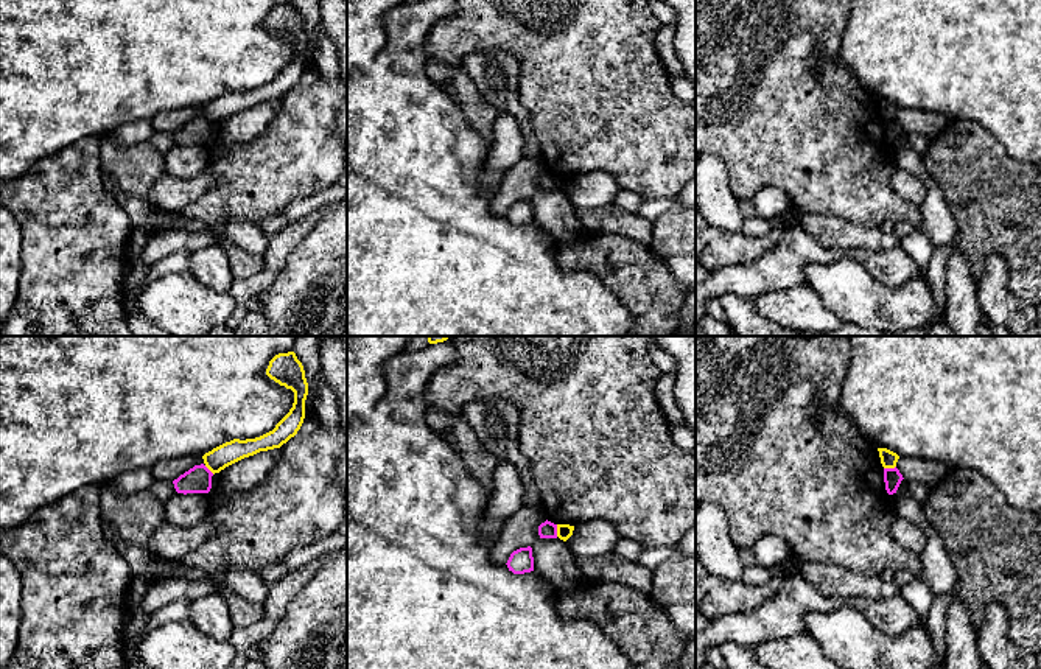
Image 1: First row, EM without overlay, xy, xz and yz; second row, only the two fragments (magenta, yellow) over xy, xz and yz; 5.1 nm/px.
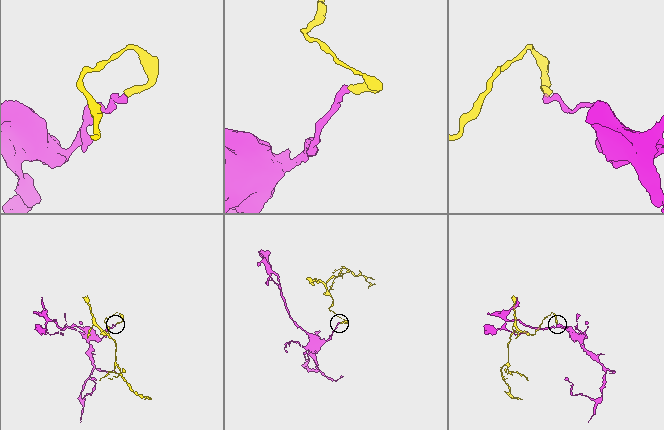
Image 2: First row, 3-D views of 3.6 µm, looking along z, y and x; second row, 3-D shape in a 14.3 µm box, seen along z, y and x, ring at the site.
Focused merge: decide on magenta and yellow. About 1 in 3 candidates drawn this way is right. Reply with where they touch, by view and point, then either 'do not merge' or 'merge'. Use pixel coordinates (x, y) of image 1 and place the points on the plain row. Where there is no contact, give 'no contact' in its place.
meets magenta in xz at (556, 182); do not merge

